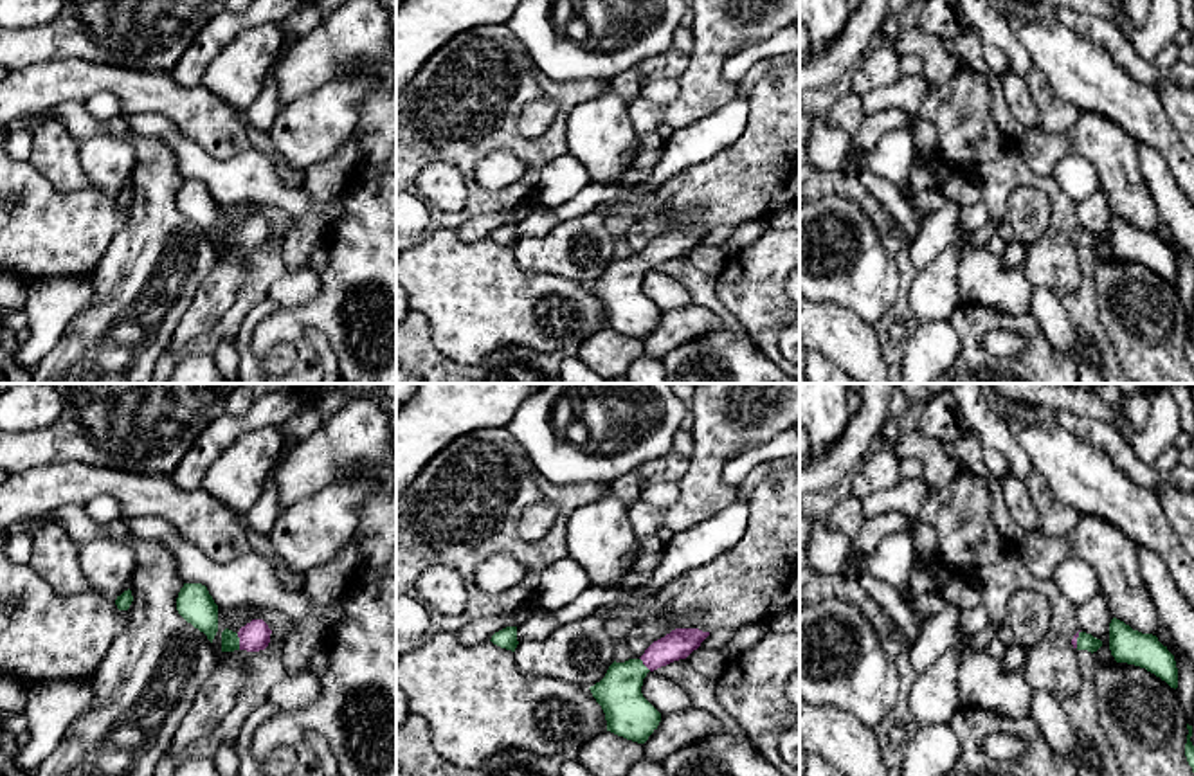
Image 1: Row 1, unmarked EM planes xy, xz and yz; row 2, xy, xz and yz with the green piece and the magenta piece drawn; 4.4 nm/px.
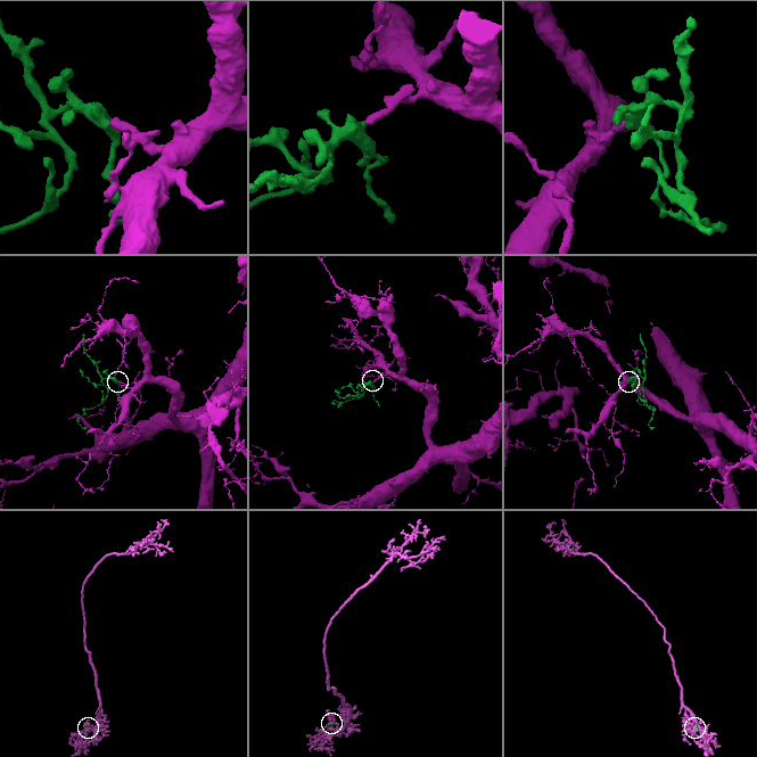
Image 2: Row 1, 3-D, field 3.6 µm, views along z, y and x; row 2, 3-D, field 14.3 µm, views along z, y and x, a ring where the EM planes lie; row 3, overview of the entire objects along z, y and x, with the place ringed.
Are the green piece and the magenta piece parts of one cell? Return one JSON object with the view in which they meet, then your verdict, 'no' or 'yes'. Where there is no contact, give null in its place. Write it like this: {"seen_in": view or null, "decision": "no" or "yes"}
{"seen_in": "xy", "decision": "yes"}

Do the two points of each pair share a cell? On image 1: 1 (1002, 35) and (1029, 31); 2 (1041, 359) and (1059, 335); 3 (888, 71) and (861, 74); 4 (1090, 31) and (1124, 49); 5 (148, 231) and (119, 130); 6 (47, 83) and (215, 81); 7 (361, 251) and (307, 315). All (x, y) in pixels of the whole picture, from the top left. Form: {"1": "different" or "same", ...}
{"1": "different", "2": "different", "3": "same", "4": "same", "5": "same", "6": "different", "7": "same"}

